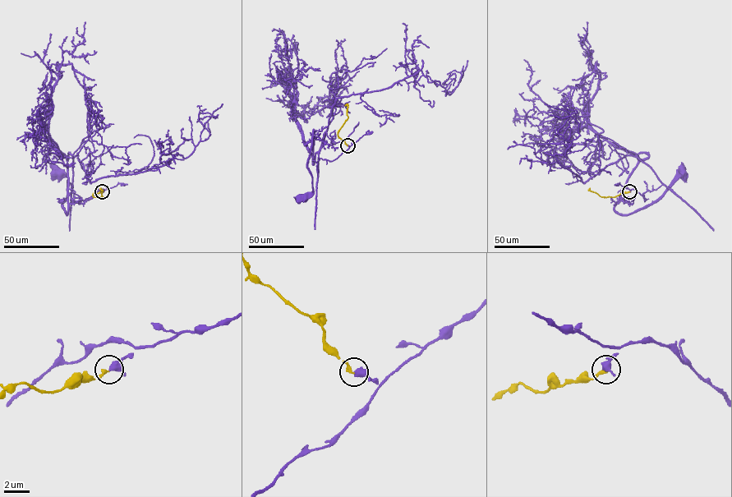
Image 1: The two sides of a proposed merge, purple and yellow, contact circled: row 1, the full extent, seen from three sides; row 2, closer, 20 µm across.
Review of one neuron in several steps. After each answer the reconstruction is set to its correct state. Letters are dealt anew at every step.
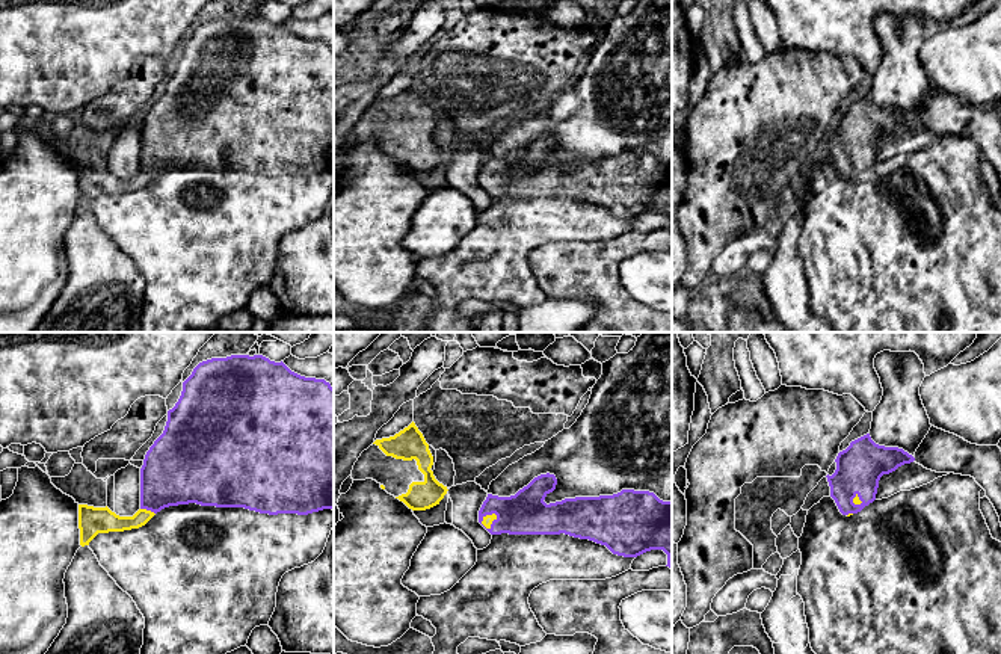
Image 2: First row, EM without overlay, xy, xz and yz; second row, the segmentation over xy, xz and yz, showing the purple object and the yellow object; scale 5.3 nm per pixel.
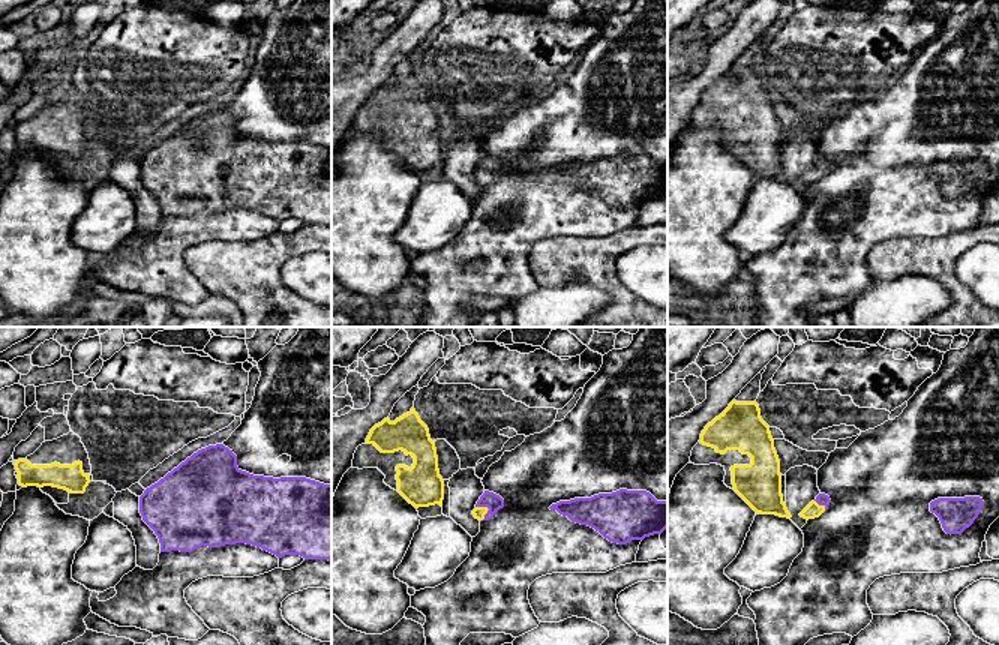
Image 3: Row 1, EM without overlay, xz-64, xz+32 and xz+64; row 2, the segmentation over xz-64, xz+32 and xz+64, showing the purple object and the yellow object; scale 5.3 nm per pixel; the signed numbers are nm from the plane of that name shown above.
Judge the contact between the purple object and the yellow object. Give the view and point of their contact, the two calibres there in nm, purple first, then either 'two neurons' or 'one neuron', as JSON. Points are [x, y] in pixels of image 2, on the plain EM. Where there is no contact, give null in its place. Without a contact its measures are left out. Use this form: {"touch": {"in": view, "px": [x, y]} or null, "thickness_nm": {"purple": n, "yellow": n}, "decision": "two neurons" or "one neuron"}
{"touch": {"in": "xz", "px": [488, 175]}, "thickness_nm": {"purple": 240, "yellow": 50}, "decision": "one neuron"}

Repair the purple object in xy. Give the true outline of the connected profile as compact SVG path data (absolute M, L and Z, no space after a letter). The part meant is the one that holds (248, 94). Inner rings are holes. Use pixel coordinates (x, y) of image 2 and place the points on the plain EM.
M231 17L211 20L199 24L192 36L183 44L183 53L172 71L168 72L168 83L163 95L154 103L145 116L140 130L140 171L133 178L119 178L106 169L79 166L80 207L89 204L98 195L124 193L145 187L157 174L169 168L196 165L216 169L245 169L260 175L297 175L308 177L323 171L334 172L334 50L325 41L305 39L291 33L282 23L275 24L263 17Z

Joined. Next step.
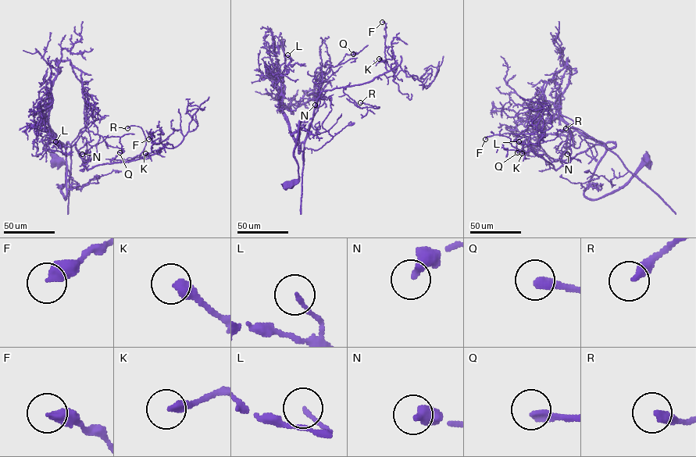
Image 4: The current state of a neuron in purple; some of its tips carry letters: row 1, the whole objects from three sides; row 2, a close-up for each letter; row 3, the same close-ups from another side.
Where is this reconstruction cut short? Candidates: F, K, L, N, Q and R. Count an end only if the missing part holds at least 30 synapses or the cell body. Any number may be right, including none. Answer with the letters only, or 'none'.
none

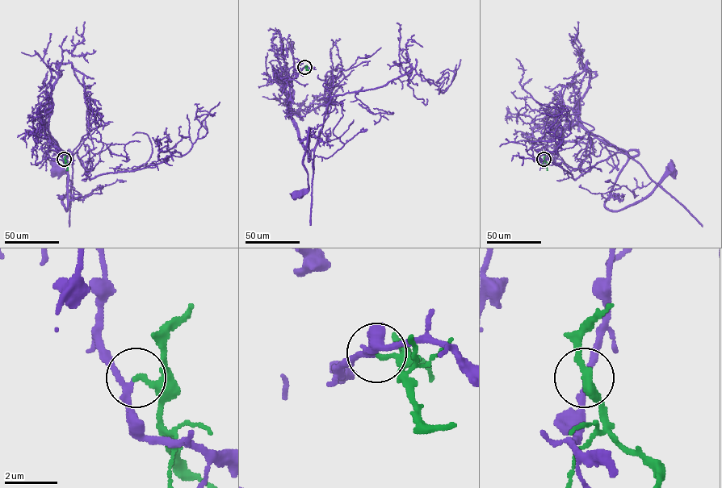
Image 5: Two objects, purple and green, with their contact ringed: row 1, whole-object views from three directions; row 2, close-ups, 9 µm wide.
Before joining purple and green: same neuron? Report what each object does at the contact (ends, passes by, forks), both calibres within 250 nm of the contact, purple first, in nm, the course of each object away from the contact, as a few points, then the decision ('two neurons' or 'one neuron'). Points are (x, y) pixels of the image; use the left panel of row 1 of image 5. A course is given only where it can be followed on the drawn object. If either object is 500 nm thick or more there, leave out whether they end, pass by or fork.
purple passes by | green ends | 190/200 nm | purple via (63, 159), (48, 139), (52, 138), (66, 157), (66, 210), (62, 200), (68, 174), (56, 168) | green via (64, 159), (68, 164), (66, 170) | one neuron

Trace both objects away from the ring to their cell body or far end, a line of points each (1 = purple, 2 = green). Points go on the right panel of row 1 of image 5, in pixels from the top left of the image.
1: (543, 159), (547, 145), (590, 138), (625, 152), (627, 162), (604, 203), (612, 210), (642, 200), (670, 168)
2: (543, 159), (547, 162), (547, 170)

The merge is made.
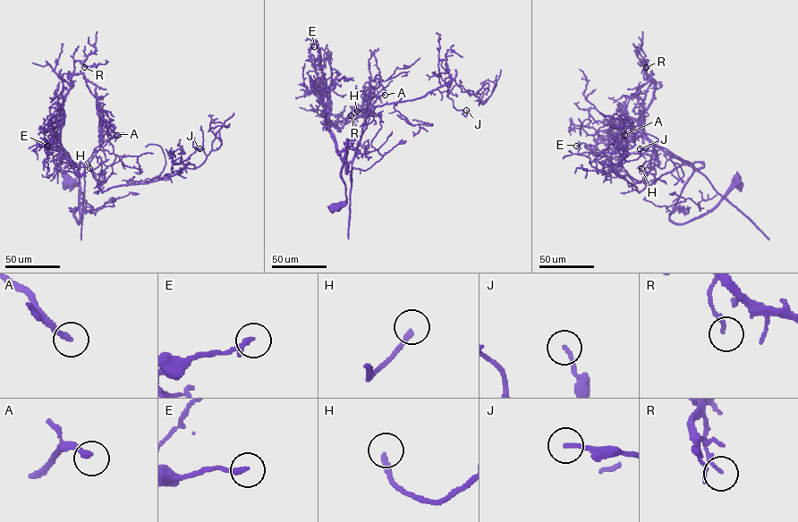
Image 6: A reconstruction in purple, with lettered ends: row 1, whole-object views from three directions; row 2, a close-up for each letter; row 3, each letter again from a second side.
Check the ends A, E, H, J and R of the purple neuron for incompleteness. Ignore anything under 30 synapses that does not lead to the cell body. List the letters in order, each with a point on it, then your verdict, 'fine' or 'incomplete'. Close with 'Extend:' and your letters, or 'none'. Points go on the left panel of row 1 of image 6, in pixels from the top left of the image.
A: at (117, 135); incomplete
E: at (47, 146); fine
H: at (89, 168); incomplete
J: at (199, 148); fine
R: at (84, 67); fine
Extend: A, H

